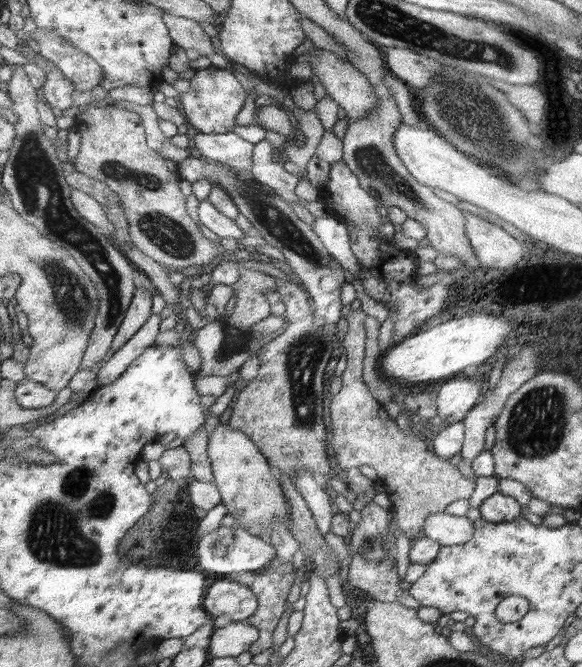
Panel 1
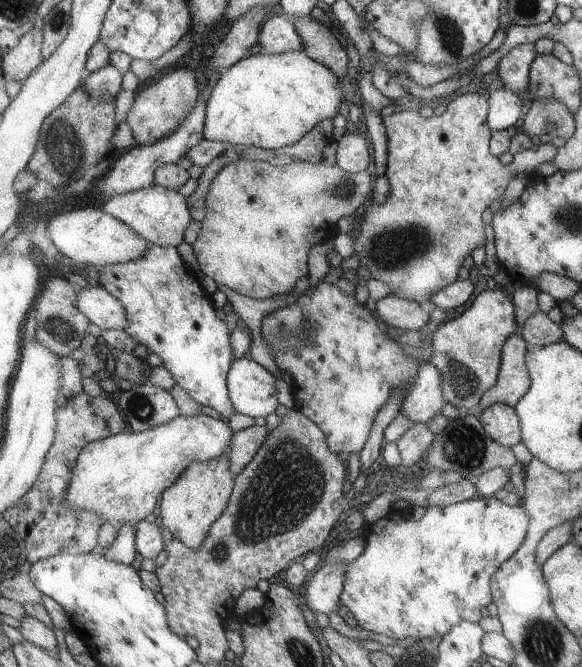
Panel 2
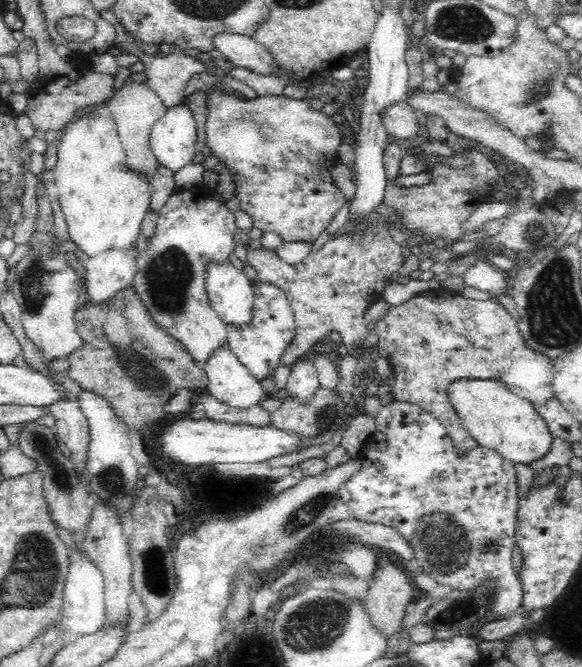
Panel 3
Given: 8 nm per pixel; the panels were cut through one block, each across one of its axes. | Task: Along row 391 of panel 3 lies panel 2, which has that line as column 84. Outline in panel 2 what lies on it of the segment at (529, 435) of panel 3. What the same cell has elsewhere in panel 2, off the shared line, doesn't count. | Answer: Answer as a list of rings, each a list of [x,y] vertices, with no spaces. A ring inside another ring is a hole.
[[[199,412],[197,416],[177,416],[171,422],[157,426],[147,432],[123,432],[99,442],[89,444],[79,458],[77,470],[73,474],[73,484],[69,486],[69,508],[73,510],[87,510],[87,512],[99,512],[107,522],[115,522],[117,526],[137,522],[141,524],[147,514],[151,514],[159,502],[159,496],[167,488],[173,488],[177,480],[189,470],[191,464],[197,462],[211,462],[221,460],[221,456],[229,454],[231,442],[235,438],[235,432],[225,424],[223,420],[215,420]]]

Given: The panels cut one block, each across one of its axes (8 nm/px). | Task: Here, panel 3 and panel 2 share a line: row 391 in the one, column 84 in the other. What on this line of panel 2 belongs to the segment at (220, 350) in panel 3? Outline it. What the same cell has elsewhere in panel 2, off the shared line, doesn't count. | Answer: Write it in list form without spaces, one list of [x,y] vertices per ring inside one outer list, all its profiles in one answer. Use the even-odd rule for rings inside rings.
[[[83,204],[81,208],[75,208],[71,212],[59,214],[49,220],[49,234],[51,240],[57,244],[57,248],[81,262],[83,266],[105,266],[105,264],[123,264],[123,262],[133,262],[137,260],[149,246],[145,238],[141,238],[133,228],[129,228],[123,220],[117,220],[115,216],[109,216],[107,212]]]

